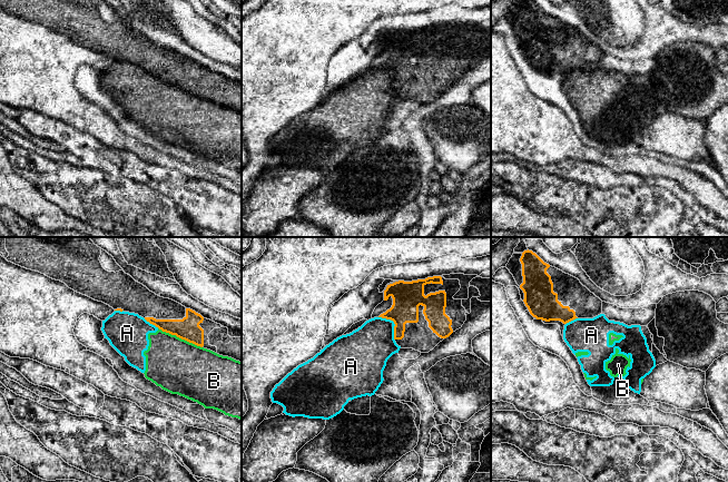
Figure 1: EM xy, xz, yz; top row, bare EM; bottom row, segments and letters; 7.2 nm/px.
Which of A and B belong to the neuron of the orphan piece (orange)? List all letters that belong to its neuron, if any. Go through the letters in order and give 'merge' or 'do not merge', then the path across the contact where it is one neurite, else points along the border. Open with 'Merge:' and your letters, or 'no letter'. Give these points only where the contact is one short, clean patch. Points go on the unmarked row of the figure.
Merge: no letter
A: do not merge; border along xz (379, 67), (390, 69), (393, 72), (394, 90)
B: do not merge; border along xy (158, 78), (202, 98)

